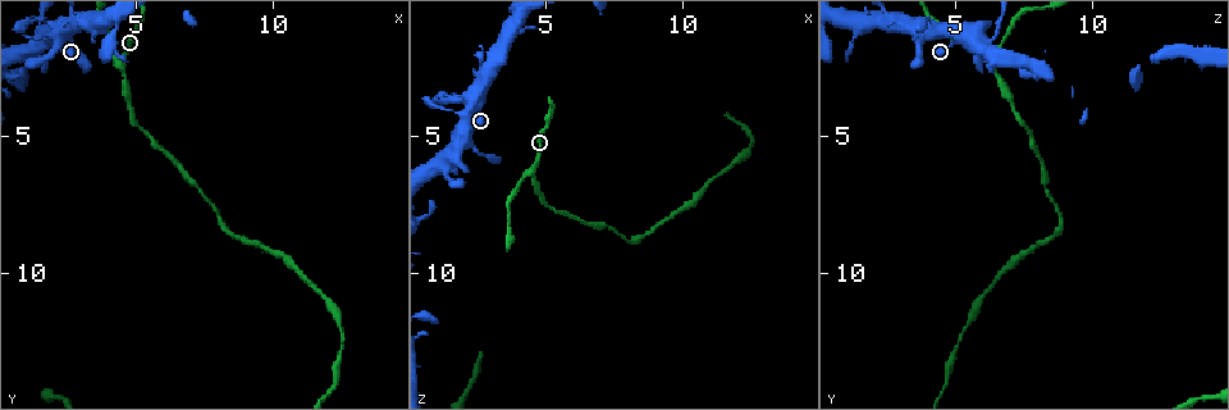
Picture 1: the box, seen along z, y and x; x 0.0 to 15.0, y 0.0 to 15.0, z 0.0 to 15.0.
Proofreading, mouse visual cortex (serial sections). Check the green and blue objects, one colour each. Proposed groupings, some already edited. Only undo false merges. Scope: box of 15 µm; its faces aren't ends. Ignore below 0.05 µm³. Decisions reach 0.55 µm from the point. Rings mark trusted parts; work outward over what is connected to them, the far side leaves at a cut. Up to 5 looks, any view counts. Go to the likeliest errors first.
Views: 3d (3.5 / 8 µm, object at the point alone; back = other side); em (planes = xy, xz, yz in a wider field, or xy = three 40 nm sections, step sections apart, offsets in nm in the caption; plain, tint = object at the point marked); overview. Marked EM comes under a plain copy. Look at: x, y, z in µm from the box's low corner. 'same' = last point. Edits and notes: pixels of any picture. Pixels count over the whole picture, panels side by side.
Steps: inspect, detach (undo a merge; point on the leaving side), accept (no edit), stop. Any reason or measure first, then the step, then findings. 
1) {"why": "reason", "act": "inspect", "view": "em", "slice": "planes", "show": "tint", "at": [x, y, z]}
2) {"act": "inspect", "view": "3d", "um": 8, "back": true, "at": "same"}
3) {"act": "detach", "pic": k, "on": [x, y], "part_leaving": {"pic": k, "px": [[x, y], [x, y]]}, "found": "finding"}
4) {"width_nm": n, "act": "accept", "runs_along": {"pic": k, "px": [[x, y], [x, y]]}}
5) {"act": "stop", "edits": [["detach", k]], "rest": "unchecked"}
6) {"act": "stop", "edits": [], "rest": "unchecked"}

{"why": "three arms meet", "act": "inspect", "view": "3d", "um": 8, "at": [4.4, 2.4, 6.2]}

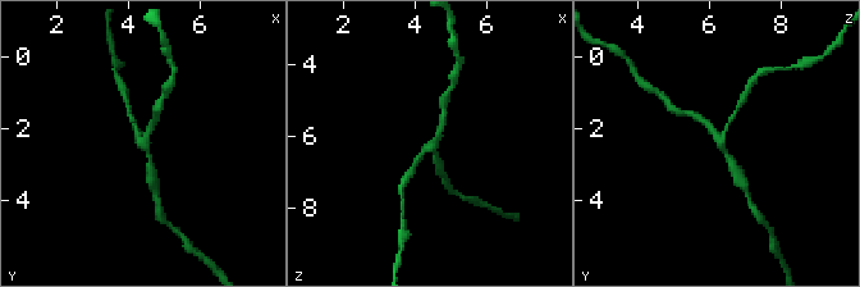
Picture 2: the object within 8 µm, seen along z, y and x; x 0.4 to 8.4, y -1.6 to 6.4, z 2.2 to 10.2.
{"why": "need the tissue", "act": "inspect", "view": "em", "slice": "planes", "show": "tint", "at": [4.5, 2.3, 6.3]}

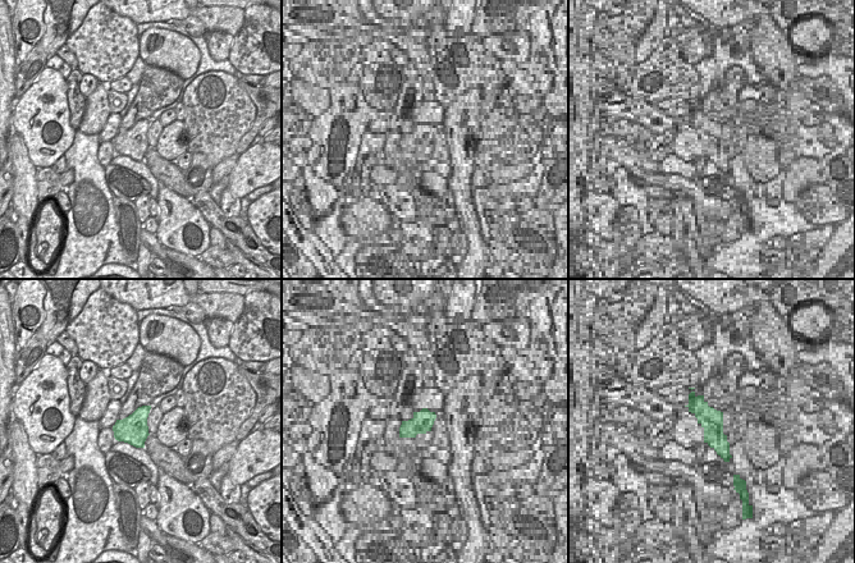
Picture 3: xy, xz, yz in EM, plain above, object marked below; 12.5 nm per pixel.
{"arm_widths_nm": [150, 200, 200], "act": "accept", "runs_along": {"pic": 2, "px": [[695, 117], [713, 130], [737, 172]]}, "found": "all the same cell"}

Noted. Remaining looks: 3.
{"why": "four-way junction", "act": "inspect", "view": "3d", "um": 8, "back": true, "at": [1.3, 1.6, 6.2]}

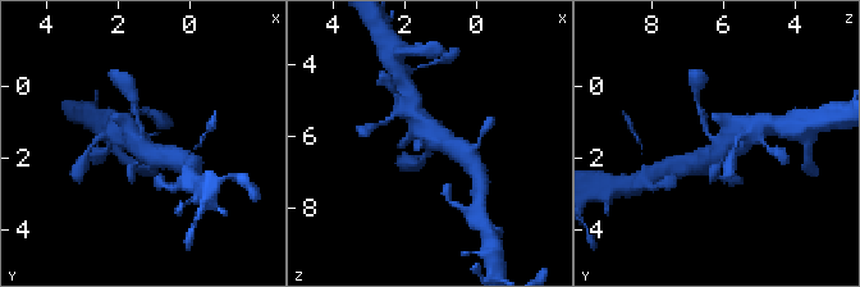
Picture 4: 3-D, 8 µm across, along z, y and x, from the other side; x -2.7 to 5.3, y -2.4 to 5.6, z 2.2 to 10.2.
{"act": "inspect", "view": "em", "slice": "planes", "show": "tint", "at": [1.3, 1.6, 6.2]}

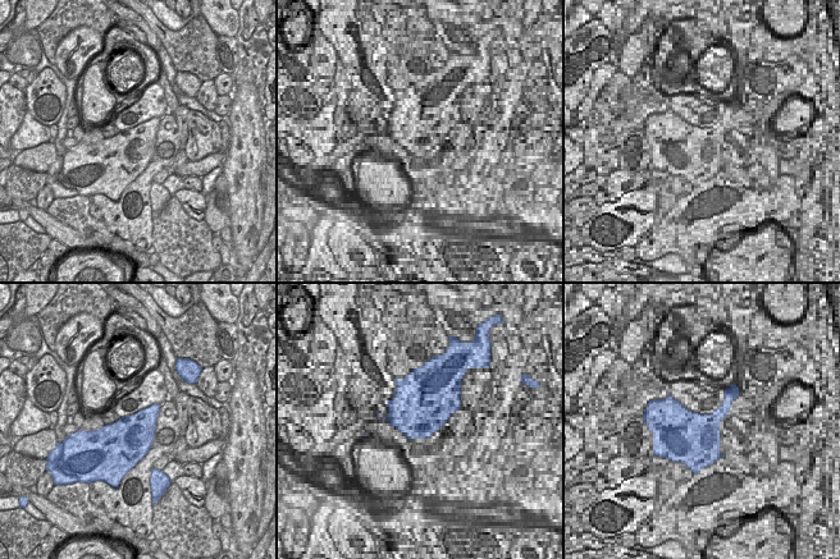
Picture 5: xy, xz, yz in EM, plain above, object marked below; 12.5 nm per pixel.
{"width_nm": 600, "act": "accept", "runs_along": {"pic": 4, "px": [[405, 105], [425, 128], [461, 153]]}, "found": "all the same cell"}

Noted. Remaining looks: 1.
{"act": "stop", "edits": [], "rest": "unchecked"}

